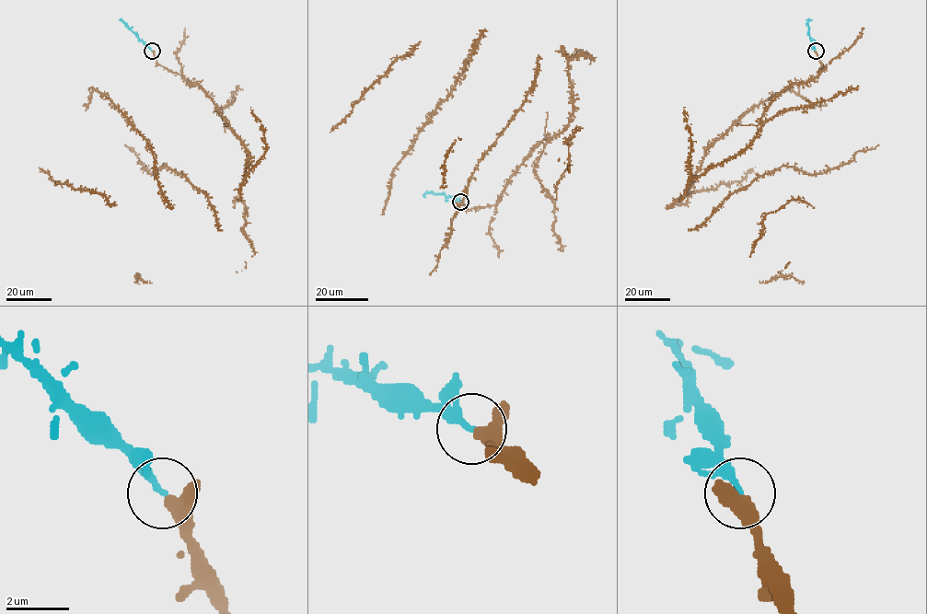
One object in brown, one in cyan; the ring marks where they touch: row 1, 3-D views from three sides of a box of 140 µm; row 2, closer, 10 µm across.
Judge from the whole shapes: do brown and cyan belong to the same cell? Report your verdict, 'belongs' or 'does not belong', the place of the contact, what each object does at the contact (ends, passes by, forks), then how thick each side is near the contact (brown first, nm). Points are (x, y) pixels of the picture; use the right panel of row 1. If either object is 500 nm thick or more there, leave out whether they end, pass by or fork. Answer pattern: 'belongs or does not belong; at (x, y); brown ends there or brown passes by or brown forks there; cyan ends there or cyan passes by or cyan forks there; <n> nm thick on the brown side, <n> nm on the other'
belongs; at (816, 51); brown passes by; cyan passes by; 320 nm thick on the brown side, 170 nm on the other

